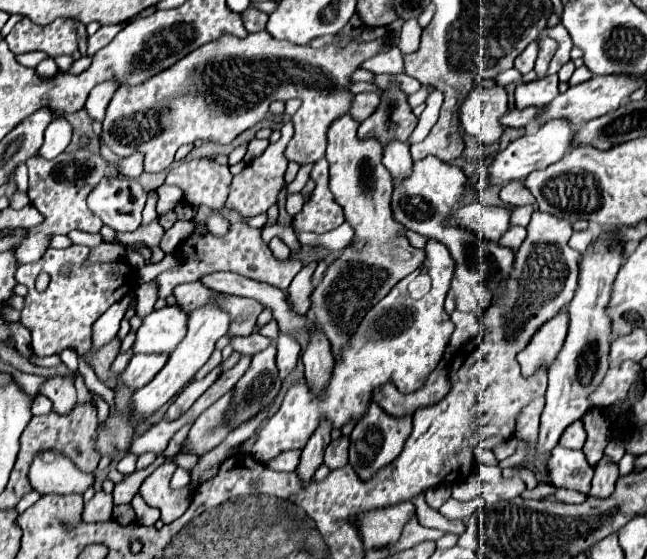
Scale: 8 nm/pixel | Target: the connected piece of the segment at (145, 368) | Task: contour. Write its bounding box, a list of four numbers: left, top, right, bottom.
[120,355,166,389]

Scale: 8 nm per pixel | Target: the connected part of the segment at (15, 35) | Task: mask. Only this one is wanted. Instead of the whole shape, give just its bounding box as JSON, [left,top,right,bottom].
[6,19,78,57]

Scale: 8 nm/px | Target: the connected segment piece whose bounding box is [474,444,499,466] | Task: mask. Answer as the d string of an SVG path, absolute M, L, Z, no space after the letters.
M481 444L476 447L476 451L474 451L474 453L476 453L476 461L479 461L482 465L497 466L499 463L493 452L491 450L481 448Z

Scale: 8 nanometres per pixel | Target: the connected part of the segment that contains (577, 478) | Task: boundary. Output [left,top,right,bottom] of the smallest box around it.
[548,447,592,493]

